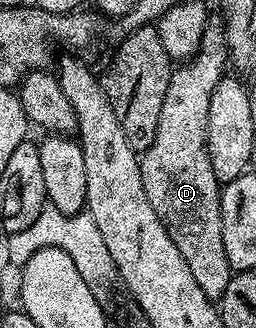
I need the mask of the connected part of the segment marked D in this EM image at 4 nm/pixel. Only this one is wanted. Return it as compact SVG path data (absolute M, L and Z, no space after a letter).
M215 25L205 27L199 51L173 70L170 85L166 91L166 101L162 105L156 136L140 159L140 172L150 205L154 205L169 237L174 241L174 245L178 245L178 253L186 257L186 265L190 265L190 273L194 273L198 285L202 285L202 293L206 293L213 301L220 300L222 293L226 293L226 285L230 285L234 274L231 265L228 264L222 233L222 213L220 212L222 183L212 172L212 162L208 152L210 93L214 93L214 85L218 85L218 81L225 78L224 66L229 66L229 63L228 38L223 30Z

